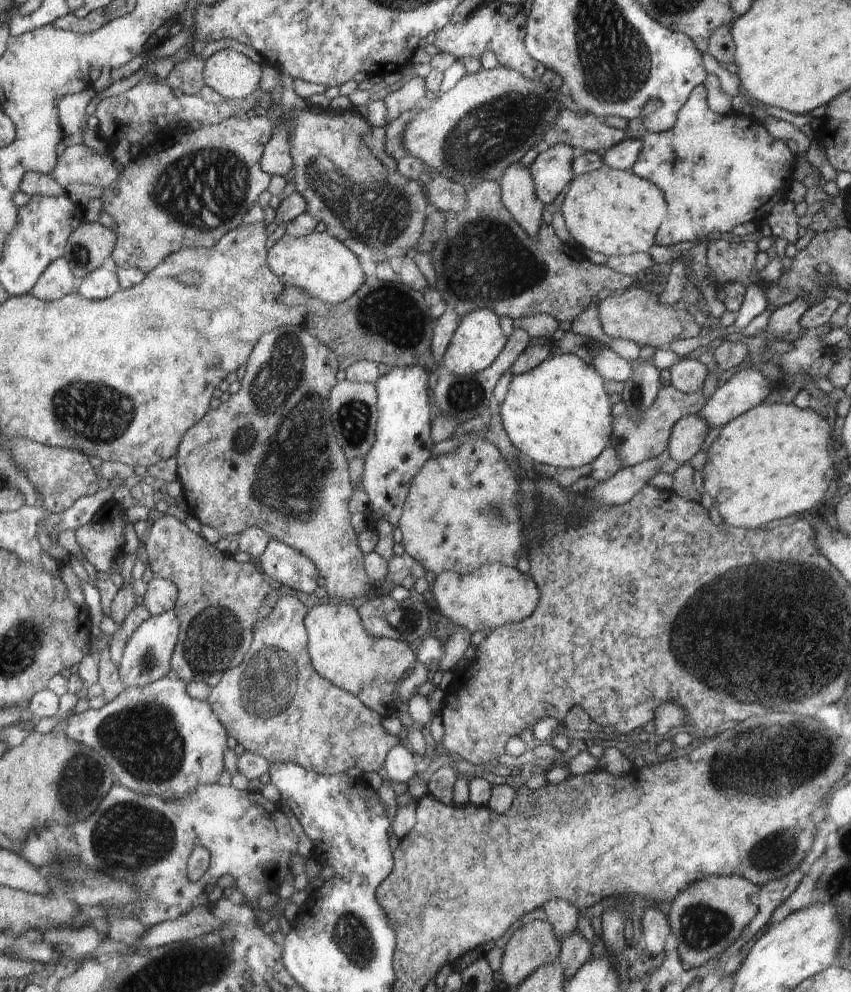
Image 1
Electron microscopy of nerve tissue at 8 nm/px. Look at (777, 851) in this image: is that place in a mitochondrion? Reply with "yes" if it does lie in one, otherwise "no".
yes

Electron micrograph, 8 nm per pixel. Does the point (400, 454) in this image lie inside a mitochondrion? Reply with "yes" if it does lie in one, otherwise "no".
no

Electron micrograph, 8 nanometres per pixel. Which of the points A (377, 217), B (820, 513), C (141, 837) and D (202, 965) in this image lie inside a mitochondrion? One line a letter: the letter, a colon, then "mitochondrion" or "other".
A: mitochondrion
B: other
C: mitochondrion
D: mitochondrion

